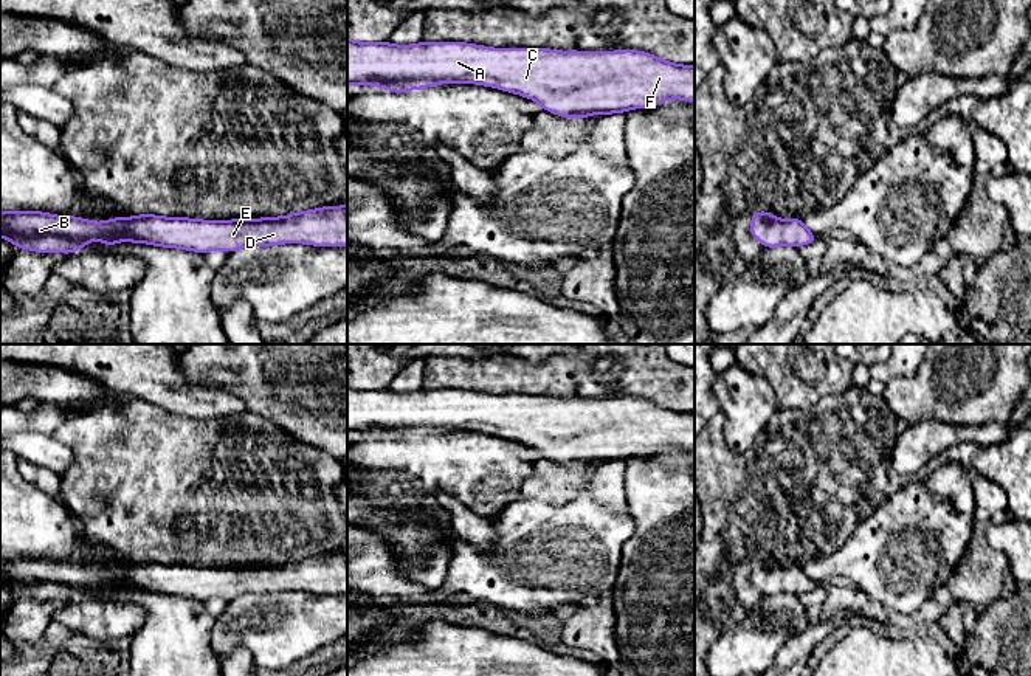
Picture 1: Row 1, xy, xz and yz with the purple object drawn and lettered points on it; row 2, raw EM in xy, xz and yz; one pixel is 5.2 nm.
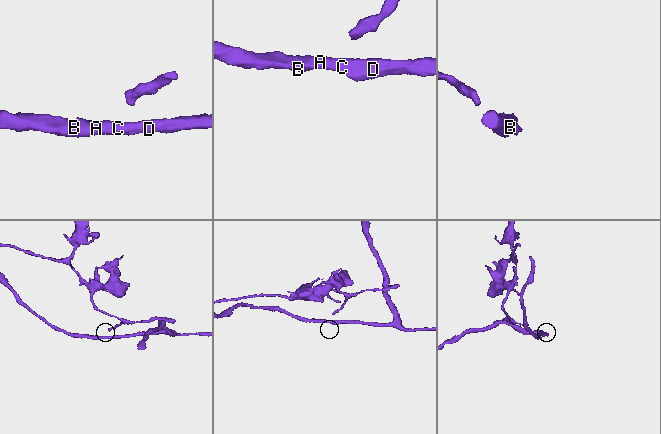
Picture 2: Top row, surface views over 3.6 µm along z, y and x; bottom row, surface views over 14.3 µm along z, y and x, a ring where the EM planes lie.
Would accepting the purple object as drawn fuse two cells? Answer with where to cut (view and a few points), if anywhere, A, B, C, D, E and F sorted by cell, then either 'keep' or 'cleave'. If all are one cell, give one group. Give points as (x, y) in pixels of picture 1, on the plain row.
no cut | A B C D E F | keep

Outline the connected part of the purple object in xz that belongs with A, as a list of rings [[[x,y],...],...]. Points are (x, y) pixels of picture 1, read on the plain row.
[[[347,385],[347,431],[388,436],[392,440],[439,431],[478,431],[536,448],[564,465],[625,460],[667,447],[695,450],[695,412],[681,412],[637,397],[558,398],[549,395],[491,395],[465,389],[355,389]]]

